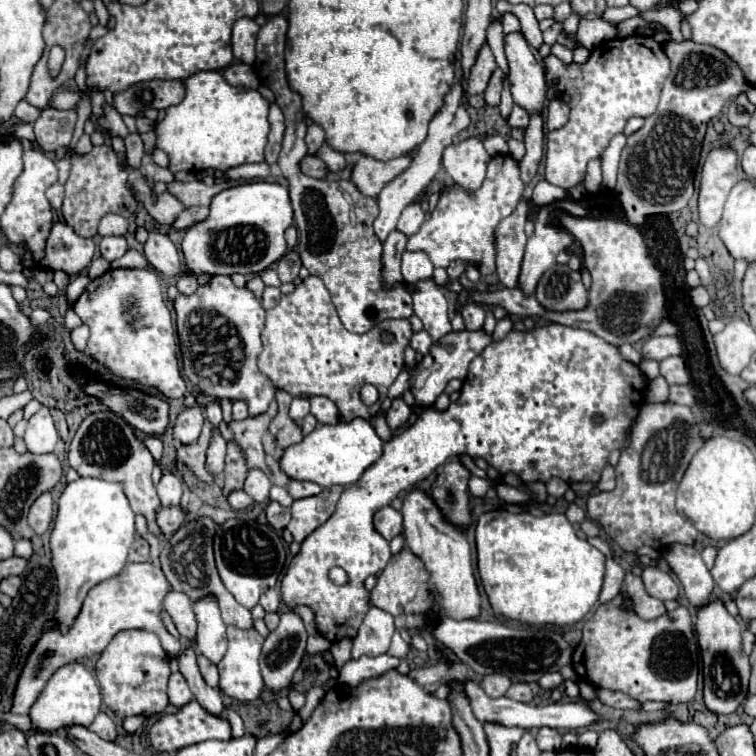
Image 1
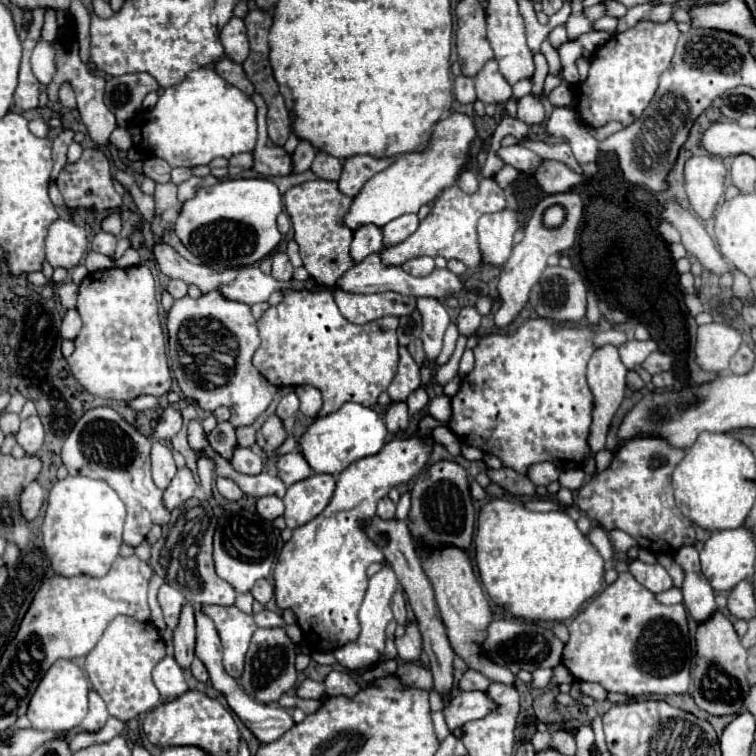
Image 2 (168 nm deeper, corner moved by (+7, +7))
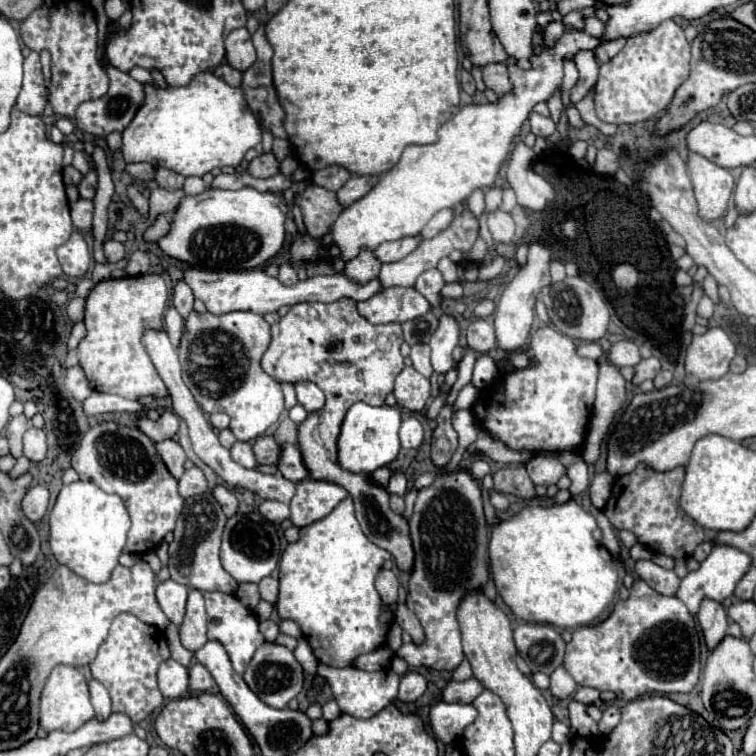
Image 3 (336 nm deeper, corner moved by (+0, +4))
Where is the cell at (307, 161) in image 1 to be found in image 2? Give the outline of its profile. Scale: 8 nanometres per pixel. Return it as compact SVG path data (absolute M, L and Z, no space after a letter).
M260 93L252 95L252 101L258 107L258 143L254 149L254 171L272 177L272 175L290 175L294 171L294 161L284 147L268 147L268 133L266 133L266 105Z

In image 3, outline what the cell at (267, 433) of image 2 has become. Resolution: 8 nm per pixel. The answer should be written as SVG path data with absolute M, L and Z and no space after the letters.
M261 436L253 442L253 454L259 464L277 464L279 452L279 444L271 436Z

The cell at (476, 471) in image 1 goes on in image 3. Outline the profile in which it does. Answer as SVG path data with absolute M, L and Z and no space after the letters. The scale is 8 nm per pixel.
M407 366L395 378L393 394L401 408L411 412L421 412L431 396L431 384L413 366Z

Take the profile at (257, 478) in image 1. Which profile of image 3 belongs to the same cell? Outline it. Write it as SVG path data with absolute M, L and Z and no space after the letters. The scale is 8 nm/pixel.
M235 442L231 446L231 458L241 464L243 468L255 468L257 466L257 460L253 456L253 450L251 450L251 444L247 442Z

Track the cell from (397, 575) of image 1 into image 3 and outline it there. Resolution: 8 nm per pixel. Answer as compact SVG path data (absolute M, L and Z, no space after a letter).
M399 604L397 614L395 614L395 622L397 622L405 632L411 634L411 638L413 638L415 644L423 644L423 640L425 640L423 626L421 626L419 618L417 618L405 604Z

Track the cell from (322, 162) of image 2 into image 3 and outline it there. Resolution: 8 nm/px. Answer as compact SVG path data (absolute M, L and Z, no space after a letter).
M329 166L329 168L313 172L313 182L319 184L321 188L337 192L349 180L349 176L351 176L349 170L345 170L341 166Z

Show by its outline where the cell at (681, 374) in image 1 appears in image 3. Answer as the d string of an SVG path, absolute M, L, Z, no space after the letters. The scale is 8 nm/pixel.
M651 356L651 358L647 358L647 360L641 360L635 368L635 376L633 376L633 384L635 386L639 386L643 380L647 380L647 378L655 378L655 374L661 370L661 364L659 364L659 360L655 358L655 356Z

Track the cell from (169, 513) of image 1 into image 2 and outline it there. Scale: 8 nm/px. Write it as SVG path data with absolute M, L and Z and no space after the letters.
M184 467L176 473L176 477L172 479L172 483L168 485L168 489L164 491L164 507L168 511L180 507L184 501L188 501L192 495L194 495L194 489L196 489L196 483L192 479L192 473Z

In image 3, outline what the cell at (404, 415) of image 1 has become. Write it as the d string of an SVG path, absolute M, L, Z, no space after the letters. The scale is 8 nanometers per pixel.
M409 416L401 424L401 446L403 448L419 448L423 444L423 424L417 416Z

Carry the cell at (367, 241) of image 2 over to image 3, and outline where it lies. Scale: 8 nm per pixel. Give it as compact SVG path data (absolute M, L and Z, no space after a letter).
M361 250L361 254L357 258L353 258L345 264L343 274L357 284L367 284L369 280L377 278L379 270L381 270L381 262L369 250Z

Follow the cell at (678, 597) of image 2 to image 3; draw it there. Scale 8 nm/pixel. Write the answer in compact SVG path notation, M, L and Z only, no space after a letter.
M715 546L713 552L709 554L709 558L705 562L701 562L699 570L689 572L683 580L681 586L677 590L677 598L685 602L685 606L689 608L691 614L699 612L699 606L703 600L715 600L715 602L723 602L725 598L733 596L733 590L737 586L737 582L743 578L743 574L749 570L751 558L749 554L731 548L731 546Z

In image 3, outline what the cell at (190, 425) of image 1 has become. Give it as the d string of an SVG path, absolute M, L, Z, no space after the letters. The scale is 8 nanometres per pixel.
M163 412L157 420L151 420L147 416L137 418L137 428L151 438L153 442L161 442L167 438L173 438L179 428L179 416L173 412Z

